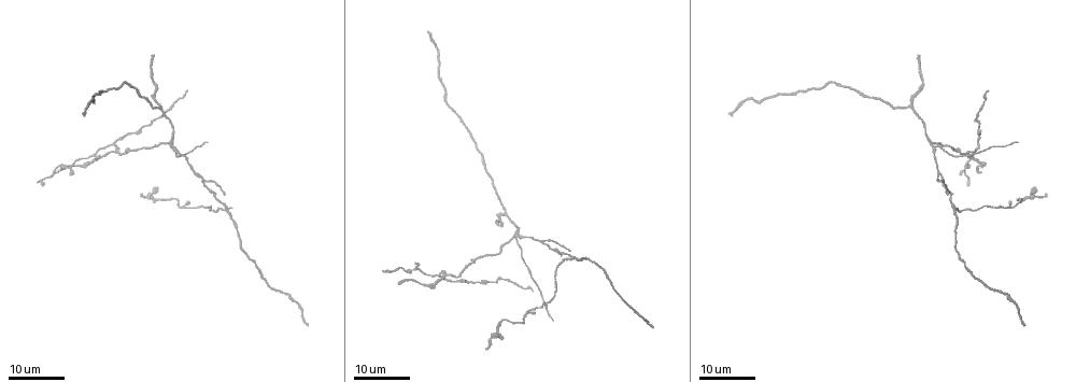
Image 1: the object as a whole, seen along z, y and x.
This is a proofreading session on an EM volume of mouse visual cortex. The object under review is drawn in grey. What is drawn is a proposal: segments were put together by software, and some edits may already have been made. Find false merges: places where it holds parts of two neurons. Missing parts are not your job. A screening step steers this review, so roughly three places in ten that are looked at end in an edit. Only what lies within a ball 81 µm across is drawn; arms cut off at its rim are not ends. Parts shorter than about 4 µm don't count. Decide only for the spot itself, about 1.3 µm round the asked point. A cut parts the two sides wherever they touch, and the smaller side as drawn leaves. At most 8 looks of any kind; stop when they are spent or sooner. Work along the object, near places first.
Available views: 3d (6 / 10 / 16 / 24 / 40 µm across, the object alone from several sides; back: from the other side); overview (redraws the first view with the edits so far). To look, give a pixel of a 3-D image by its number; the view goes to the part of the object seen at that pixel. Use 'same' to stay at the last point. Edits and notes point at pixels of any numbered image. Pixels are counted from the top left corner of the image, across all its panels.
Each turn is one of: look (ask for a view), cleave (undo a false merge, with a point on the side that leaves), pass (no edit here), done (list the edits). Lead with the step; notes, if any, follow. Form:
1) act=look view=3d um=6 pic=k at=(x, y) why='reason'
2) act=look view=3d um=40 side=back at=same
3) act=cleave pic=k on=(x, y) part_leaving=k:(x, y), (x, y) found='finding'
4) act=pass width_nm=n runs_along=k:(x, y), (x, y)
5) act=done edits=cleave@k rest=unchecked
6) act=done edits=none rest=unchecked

act=look view=3d um=16 pic=1 at=(911, 104) why='arms part here'

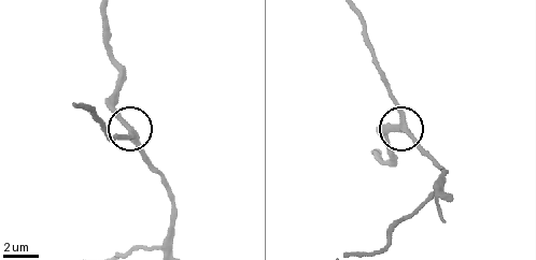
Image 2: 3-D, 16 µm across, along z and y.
act=look view=3d um=10 pic=2 at=(132, 132)

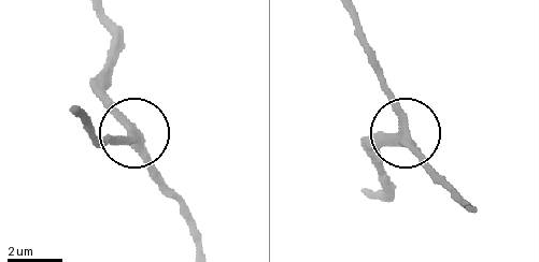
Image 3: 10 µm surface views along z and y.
act=pass side_arm_um=11 runs_along=3:(470, 213), (406, 131), (362, 141) found='one neuron here'

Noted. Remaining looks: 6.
act=look view=3d um=24 pic=1 at=(445, 273) why='a fork'

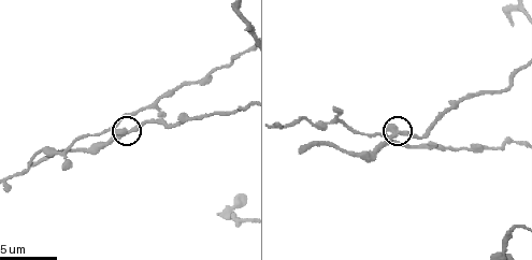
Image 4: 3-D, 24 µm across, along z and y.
act=look view=3d um=10 pic=4 at=(391, 132) why='zoom in'

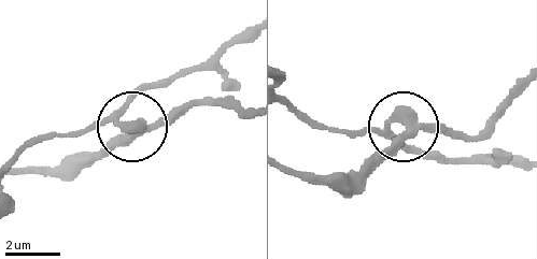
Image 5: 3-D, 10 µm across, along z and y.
act=cleave pic=5 on=(97, 125) arms=3 part_leaving=5:(138, 127), (124, 113), (133, 99), (244, 43) found='two neurons meet here'

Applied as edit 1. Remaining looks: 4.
act=look view=overview why='see it whole again'

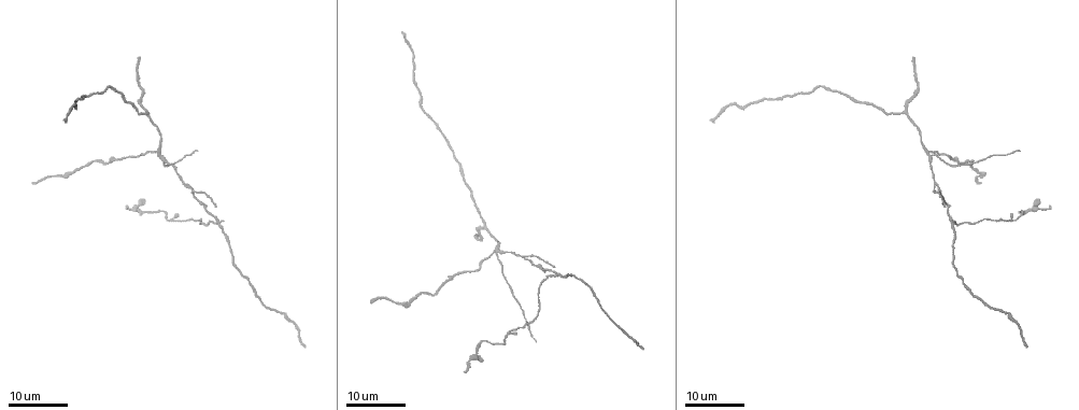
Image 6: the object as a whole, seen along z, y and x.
act=look view=3d um=16 pic=6 at=(928, 154) why='four arms meet'

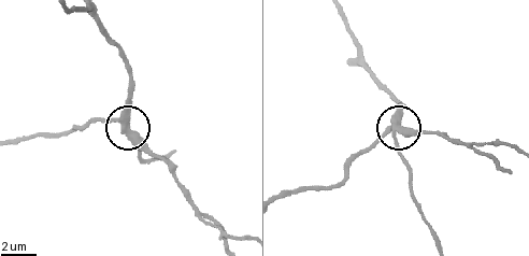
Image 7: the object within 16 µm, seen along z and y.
act=look view=3d um=10 pic=7 at=(397, 128)

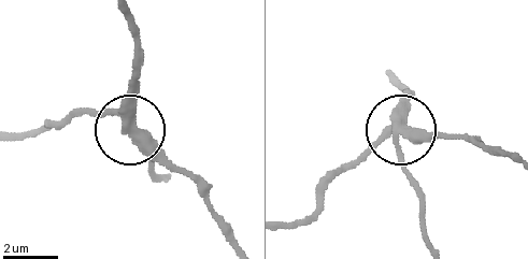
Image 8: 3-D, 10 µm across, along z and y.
act=cleave pic=8 on=(403, 164) arms=4 part_leaving=8:(395, 133), (403, 173), (423, 200), (425, 242) found='a second neuron is stuck on'

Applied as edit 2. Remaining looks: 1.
act=done edits=cleave@5,cleave@8 rest=unchecked

